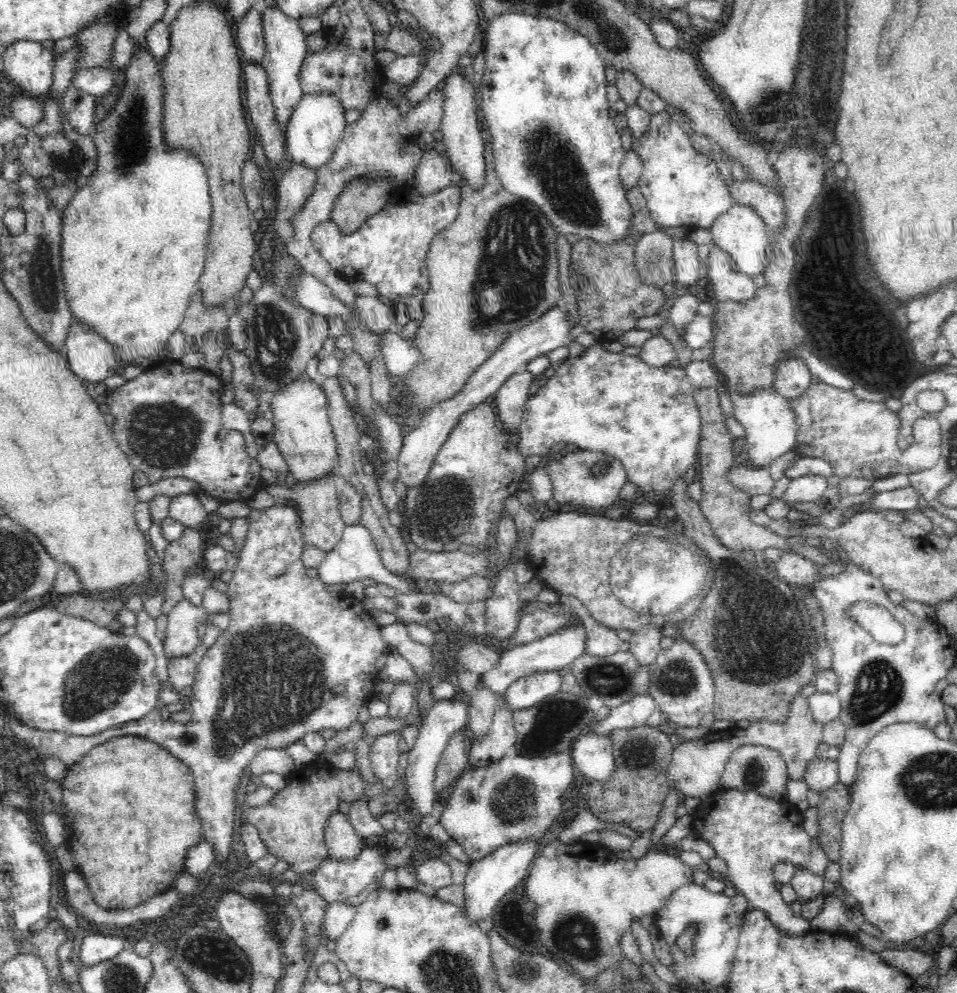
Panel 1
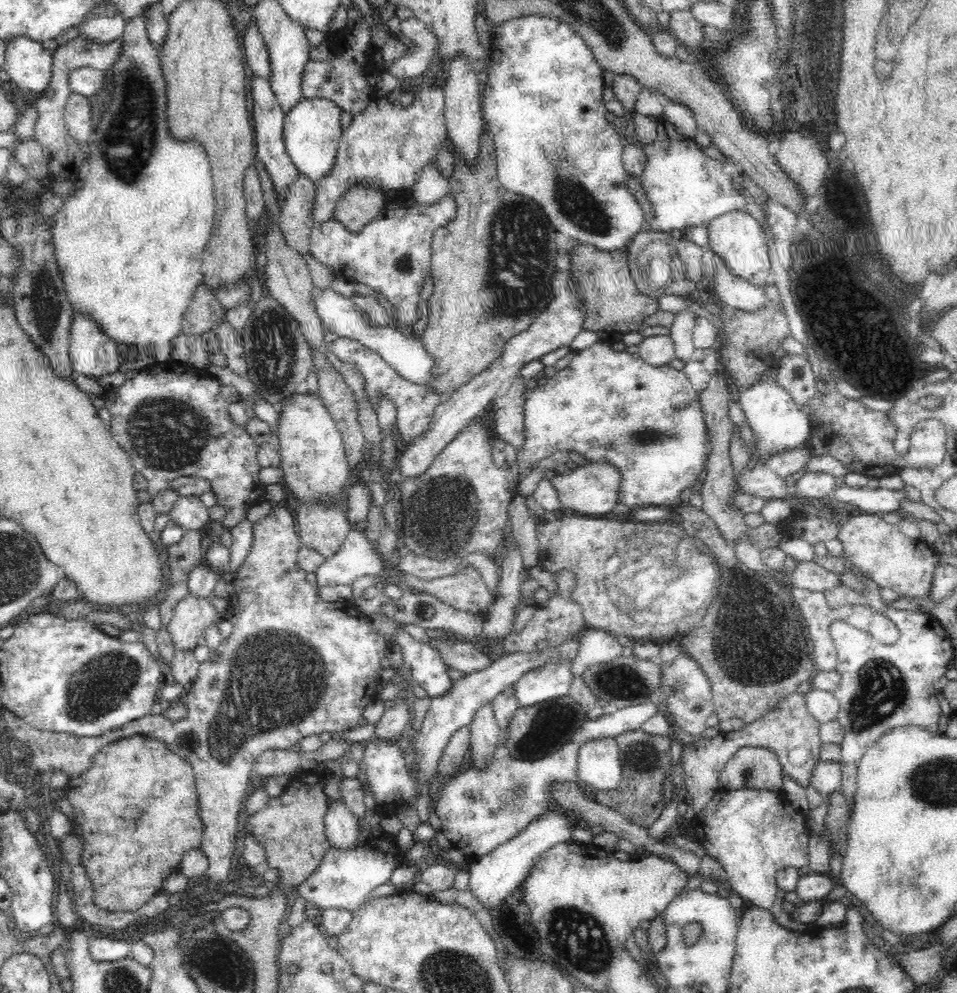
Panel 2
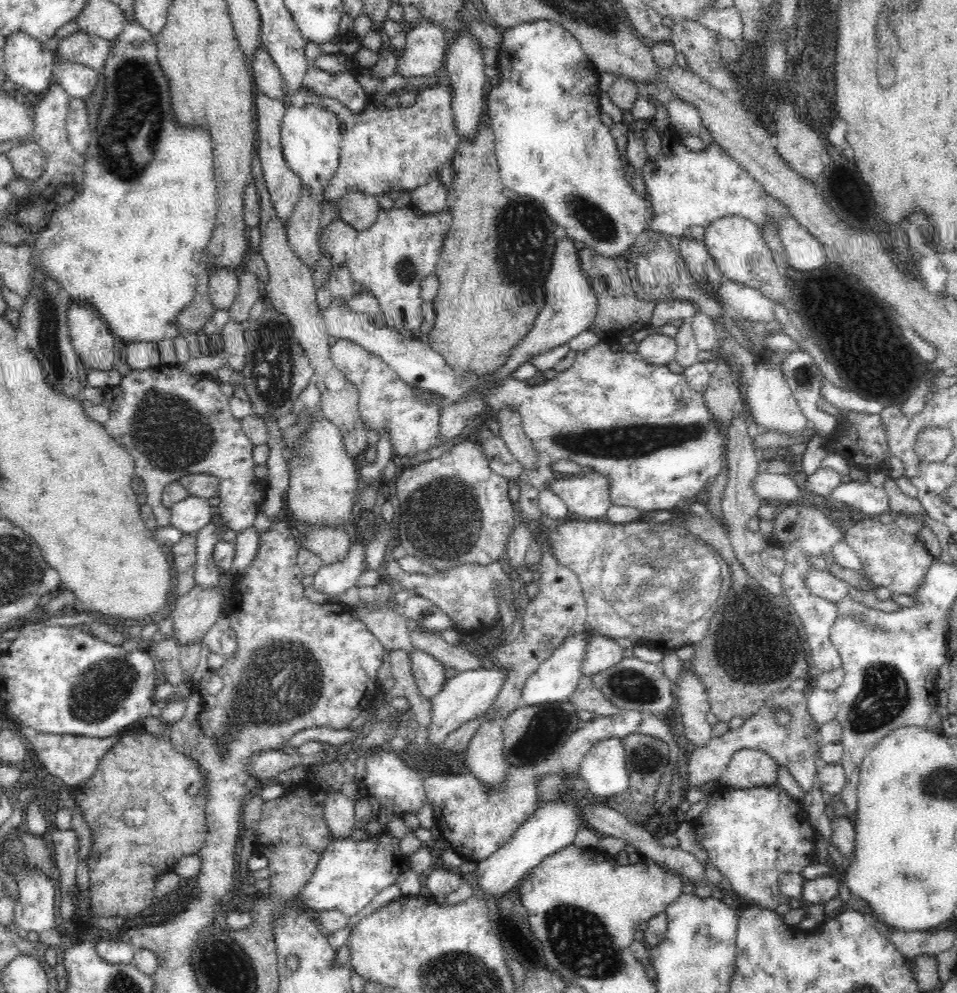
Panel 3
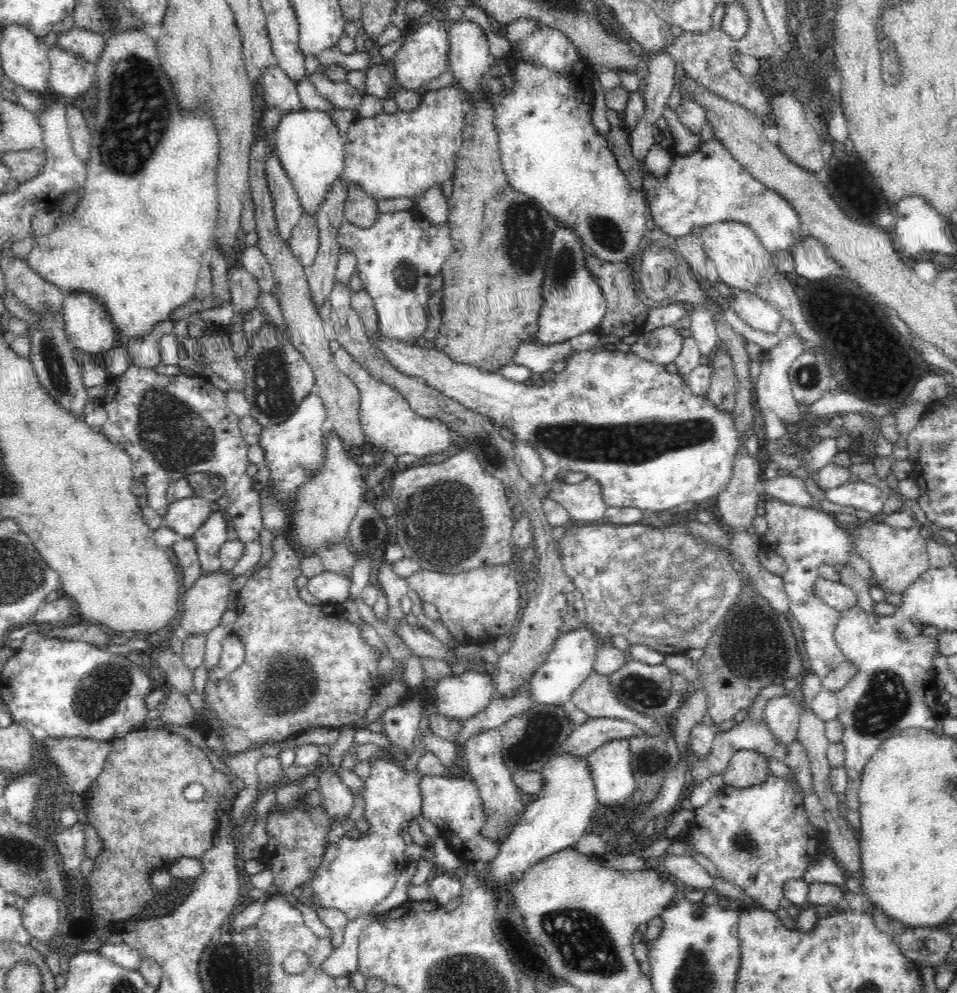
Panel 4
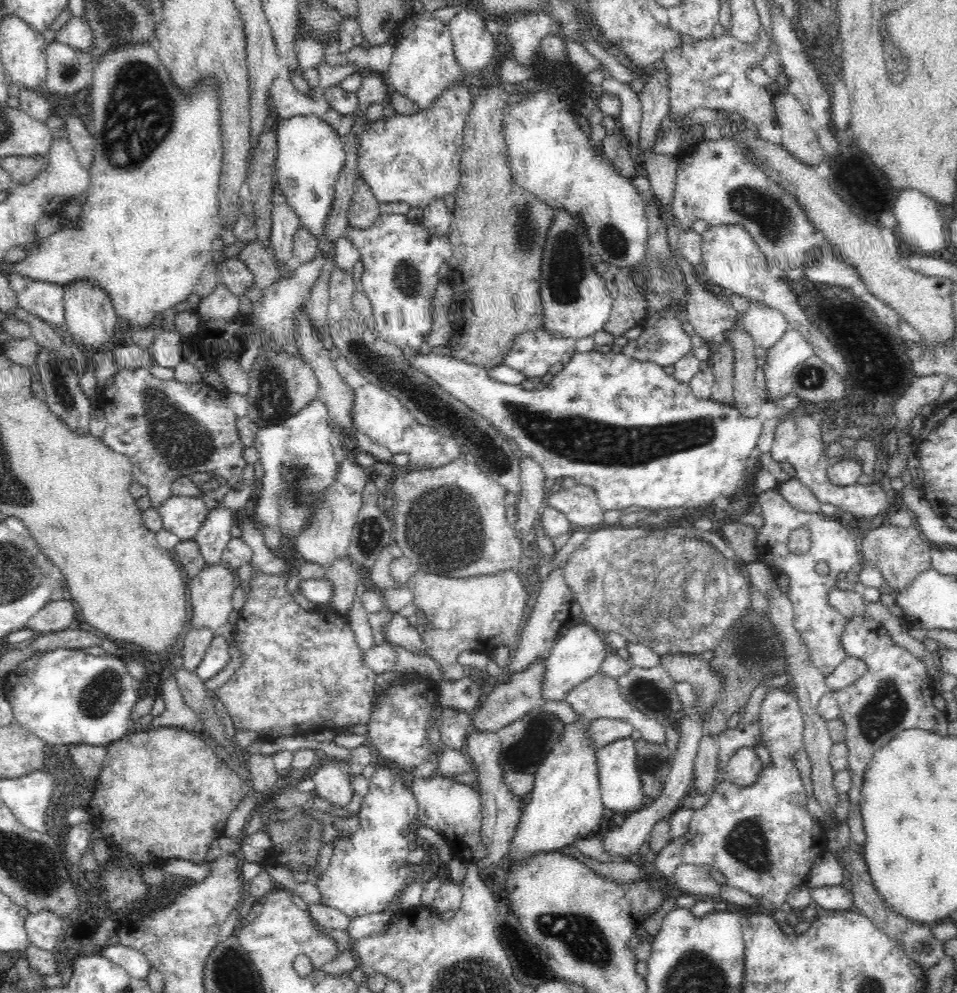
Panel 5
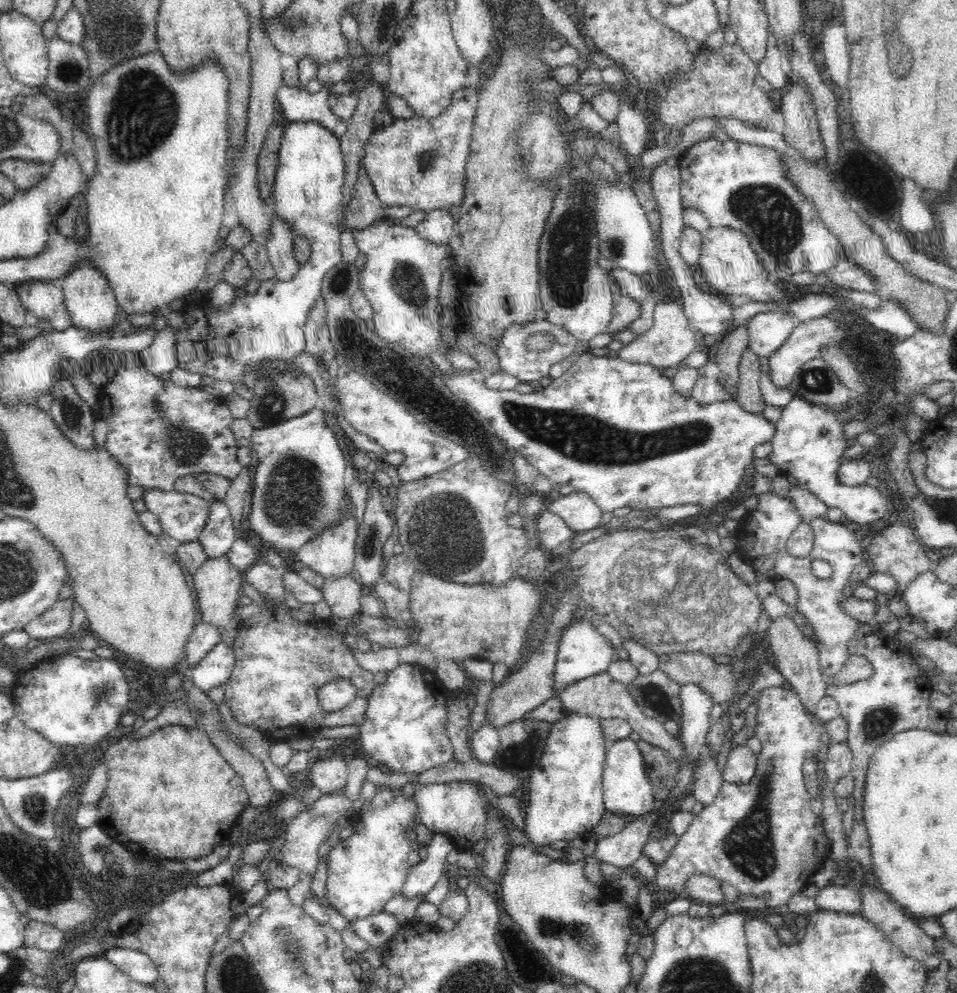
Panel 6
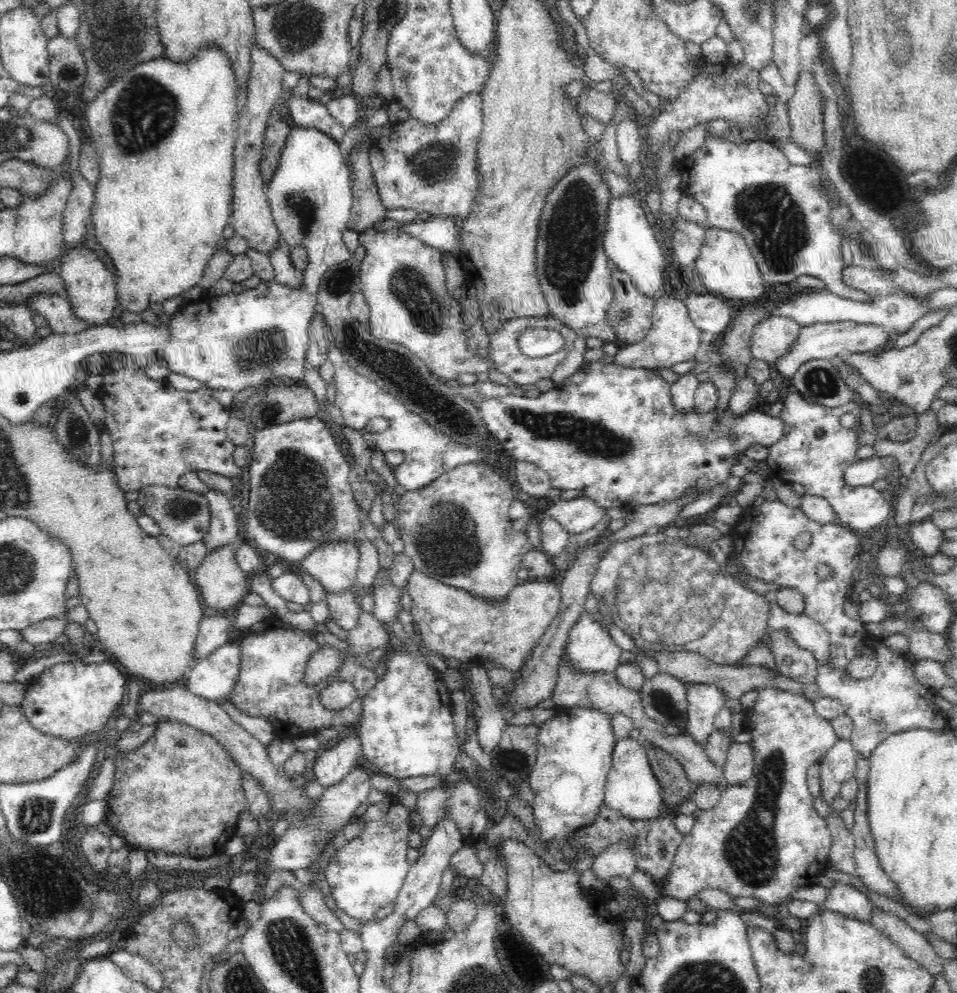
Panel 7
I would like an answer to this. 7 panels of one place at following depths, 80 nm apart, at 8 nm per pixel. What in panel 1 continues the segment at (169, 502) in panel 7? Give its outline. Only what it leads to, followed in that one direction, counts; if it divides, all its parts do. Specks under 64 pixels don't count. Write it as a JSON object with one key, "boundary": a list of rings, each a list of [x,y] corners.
{"boundary":[[[178,493],[170,497],[169,518],[185,528],[201,526],[207,519],[207,512],[200,500],[192,493]]]}

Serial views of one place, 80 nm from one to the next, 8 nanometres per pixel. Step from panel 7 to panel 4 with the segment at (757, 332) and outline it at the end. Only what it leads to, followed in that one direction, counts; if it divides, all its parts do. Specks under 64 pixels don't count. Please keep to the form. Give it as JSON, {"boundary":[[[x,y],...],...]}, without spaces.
{"boundary":[[[733,290],[733,297],[723,300],[752,329],[768,334],[777,333],[783,317],[768,302],[752,293]]]}

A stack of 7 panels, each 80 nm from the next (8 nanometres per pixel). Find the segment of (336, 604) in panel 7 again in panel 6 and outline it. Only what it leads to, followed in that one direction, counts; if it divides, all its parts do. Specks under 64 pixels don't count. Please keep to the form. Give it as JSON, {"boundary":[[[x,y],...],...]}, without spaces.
{"boundary":[[[351,574],[344,578],[326,578],[321,588],[332,616],[348,620],[360,611],[359,600],[364,591]]]}

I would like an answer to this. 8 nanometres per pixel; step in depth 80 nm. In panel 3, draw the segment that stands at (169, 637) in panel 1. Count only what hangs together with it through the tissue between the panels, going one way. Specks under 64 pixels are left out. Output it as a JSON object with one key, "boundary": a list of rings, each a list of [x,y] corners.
{"boundary":[[[230,571],[221,573],[221,578],[209,589],[192,587],[184,596],[179,596],[172,608],[173,630],[179,646],[189,645],[203,636],[221,617],[223,590],[229,587],[235,576]]]}

